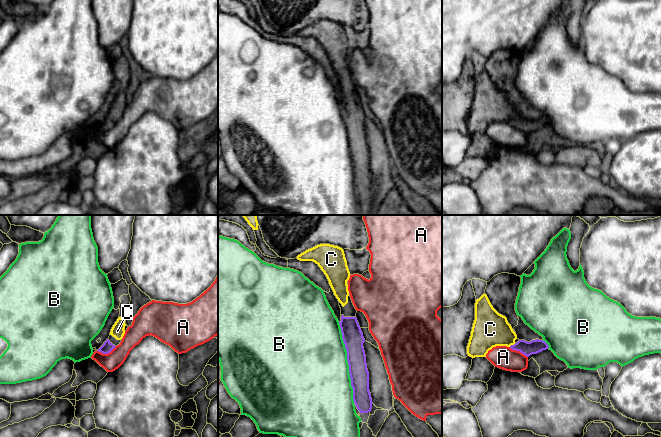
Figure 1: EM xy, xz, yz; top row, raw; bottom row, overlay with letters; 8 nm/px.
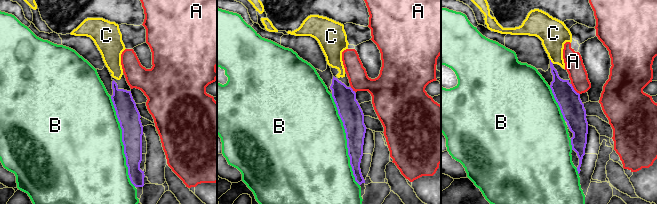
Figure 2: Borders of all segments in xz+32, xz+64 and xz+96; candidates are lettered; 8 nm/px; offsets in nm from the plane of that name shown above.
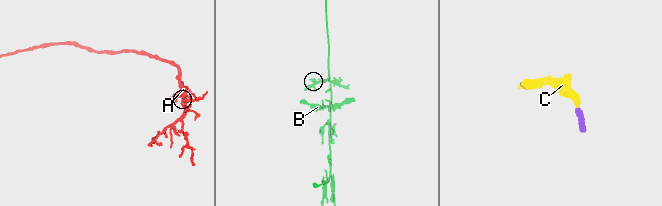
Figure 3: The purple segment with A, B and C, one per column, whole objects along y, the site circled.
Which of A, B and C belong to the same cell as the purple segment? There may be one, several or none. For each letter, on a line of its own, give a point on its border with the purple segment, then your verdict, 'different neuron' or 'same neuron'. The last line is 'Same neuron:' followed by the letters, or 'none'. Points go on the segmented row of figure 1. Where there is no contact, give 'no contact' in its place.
A: xy (106, 353) | different neuron
B: xz (348, 362) | different neuron
C: yz (512, 345) | same neuron
Same neuron: C

